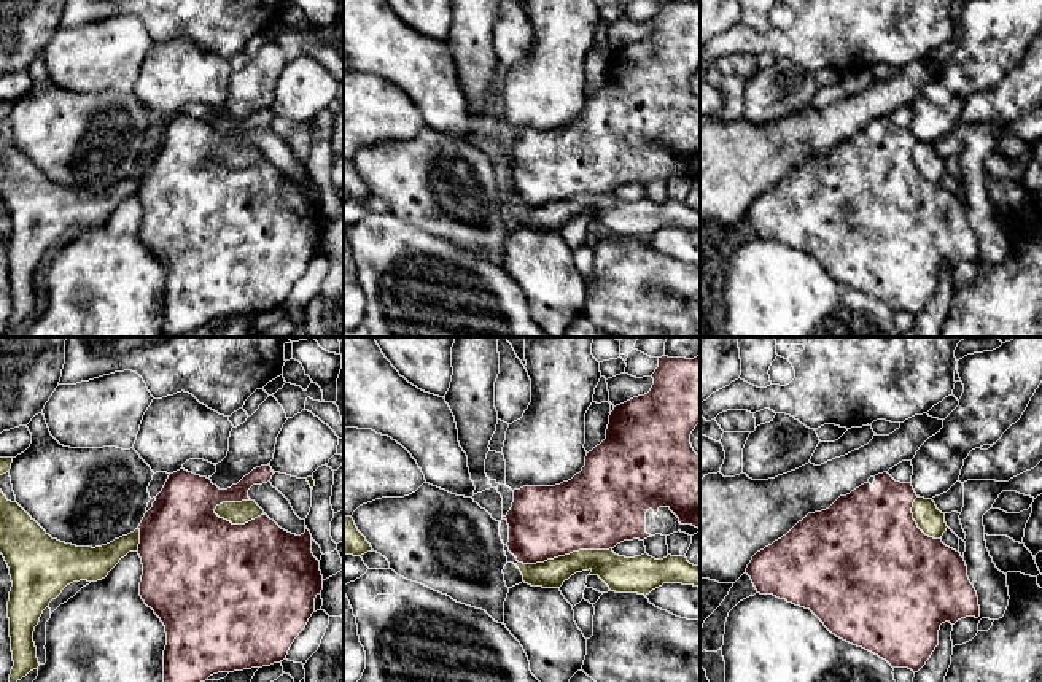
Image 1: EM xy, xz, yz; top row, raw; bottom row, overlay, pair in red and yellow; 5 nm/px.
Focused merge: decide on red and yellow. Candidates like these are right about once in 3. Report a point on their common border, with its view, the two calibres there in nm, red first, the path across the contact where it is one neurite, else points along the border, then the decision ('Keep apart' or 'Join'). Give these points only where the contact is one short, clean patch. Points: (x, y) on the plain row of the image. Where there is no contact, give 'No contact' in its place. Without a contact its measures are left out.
Touches red at xz (565, 197). Thickness 380 nm (red) against 150 nm. Keep apart

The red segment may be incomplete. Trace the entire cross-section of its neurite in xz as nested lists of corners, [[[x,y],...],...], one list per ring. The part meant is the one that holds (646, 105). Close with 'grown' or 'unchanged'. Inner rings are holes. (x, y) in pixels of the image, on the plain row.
[[[662,0],[652,22],[647,38],[614,51],[606,83],[587,97],[579,118],[555,130],[514,134],[512,151],[503,164],[509,169],[509,196],[519,207],[544,207],[579,194],[609,194],[624,184],[644,184],[655,178],[700,176],[700,99],[690,87],[690,78],[700,67],[700,0]]] | grown

